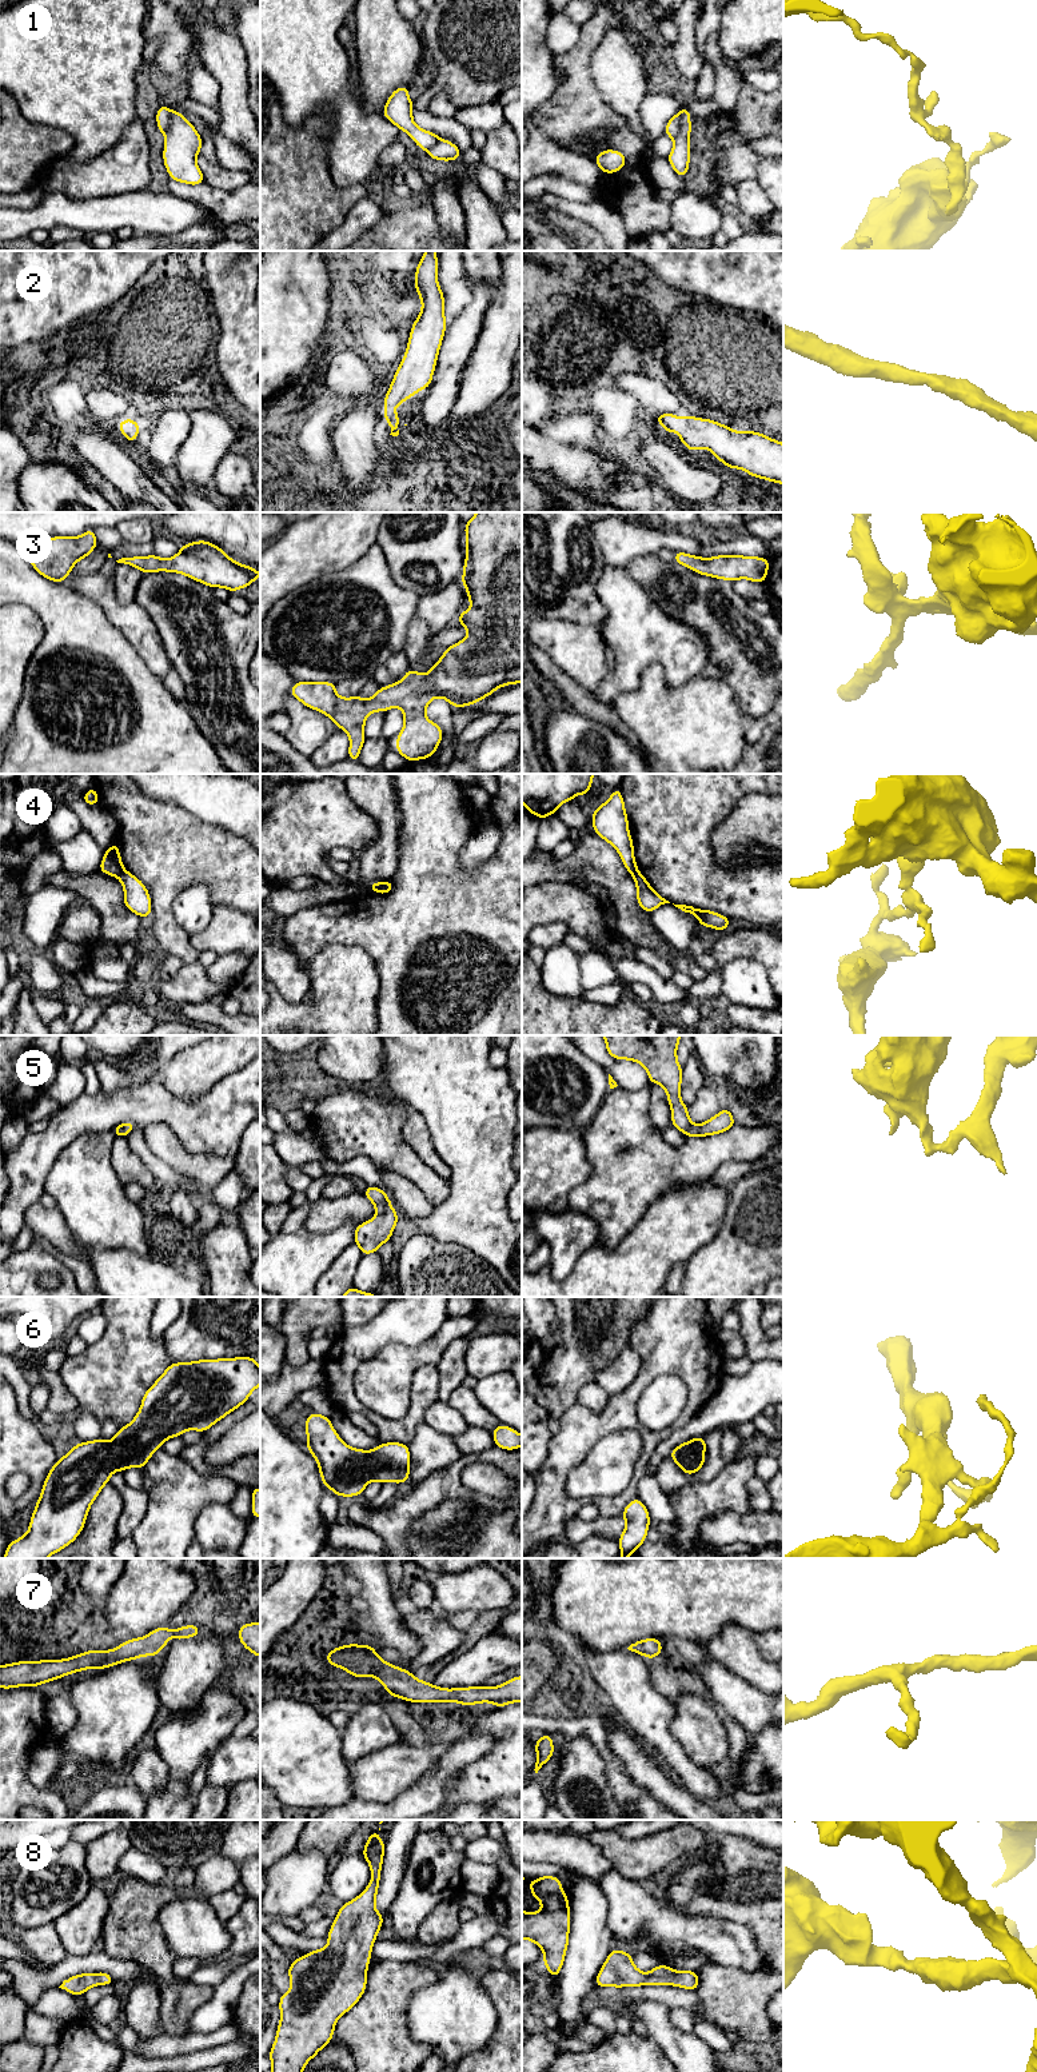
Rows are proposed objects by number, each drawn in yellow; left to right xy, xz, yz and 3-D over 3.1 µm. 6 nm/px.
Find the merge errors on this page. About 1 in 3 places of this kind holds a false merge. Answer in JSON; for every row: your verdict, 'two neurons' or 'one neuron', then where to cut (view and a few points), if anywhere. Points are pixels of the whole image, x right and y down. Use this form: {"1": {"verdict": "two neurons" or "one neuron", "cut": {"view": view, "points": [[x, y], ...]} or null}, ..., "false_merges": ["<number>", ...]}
{"1": {"verdict": "two neurons", "cut": {"view": "yz", "points": [[681, 111], [681, 130], [673, 138]]}}, "2": {"verdict": "one neuron", "cut": null}, "3": {"verdict": "one neuron", "cut": null}, "4": {"verdict": "two neurons", "cut": {"view": "xy", "points": [[123, 869], [116, 875]]}}, "5": {"verdict": "one neuron", "cut": null}, "6": {"verdict": "one neuron", "cut": null}, "7": {"verdict": "one neuron", "cut": null}, "8": {"verdict": "one neuron", "cut": null}, "false_merges": ["1", "4"]}

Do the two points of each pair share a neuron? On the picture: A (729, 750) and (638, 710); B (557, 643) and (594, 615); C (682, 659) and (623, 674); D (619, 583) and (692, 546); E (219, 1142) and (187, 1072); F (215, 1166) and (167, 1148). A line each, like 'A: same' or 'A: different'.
A: same
B: different
C: same
D: different
E: different
F: same

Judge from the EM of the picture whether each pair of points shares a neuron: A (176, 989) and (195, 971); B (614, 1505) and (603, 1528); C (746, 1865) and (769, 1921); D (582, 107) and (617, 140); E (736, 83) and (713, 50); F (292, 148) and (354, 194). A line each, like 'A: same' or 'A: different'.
A: same
B: different
C: same
D: same
E: same
F: same

